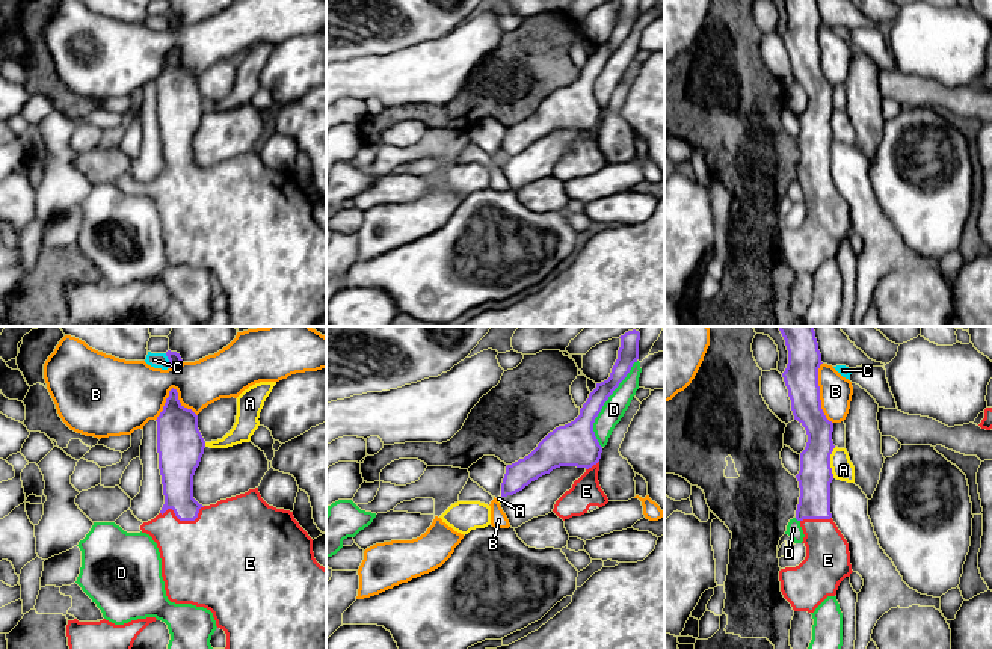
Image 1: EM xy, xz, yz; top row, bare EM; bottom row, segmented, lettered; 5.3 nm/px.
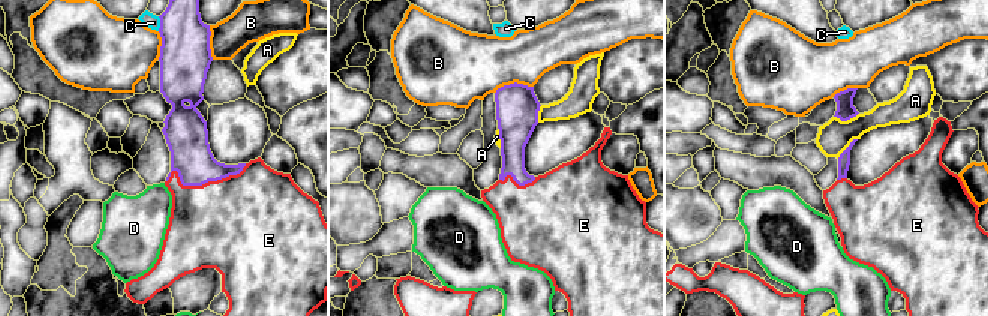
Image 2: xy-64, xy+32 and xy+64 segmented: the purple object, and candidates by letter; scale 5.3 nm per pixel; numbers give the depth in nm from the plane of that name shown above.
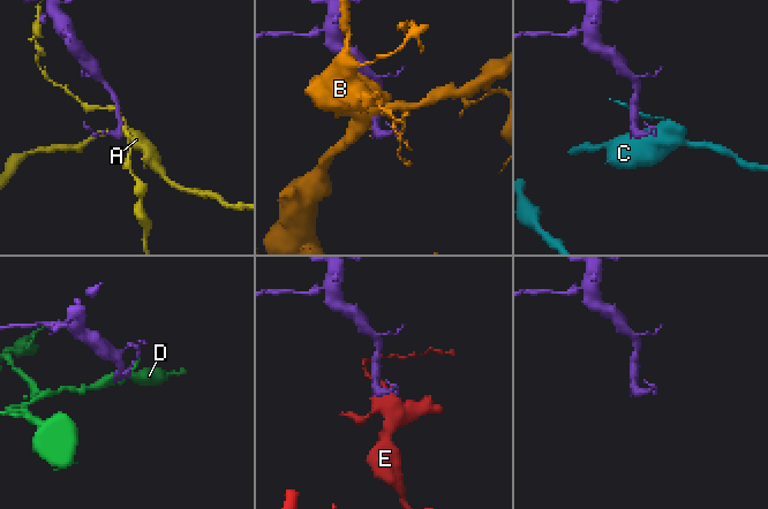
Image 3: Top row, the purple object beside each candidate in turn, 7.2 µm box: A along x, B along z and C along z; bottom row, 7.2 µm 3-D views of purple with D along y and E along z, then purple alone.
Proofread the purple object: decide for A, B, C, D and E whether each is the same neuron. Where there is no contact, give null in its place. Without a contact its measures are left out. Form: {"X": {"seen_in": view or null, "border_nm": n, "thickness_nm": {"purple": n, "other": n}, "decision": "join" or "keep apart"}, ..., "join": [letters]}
{"A": {"seen_in": "yz", "border_nm": 170, "thickness_nm": {"purple": 180, "other": 120}, "decision": "keep apart"}, "B": {"seen_in": "xy", "border_nm": 220, "thickness_nm": {"purple": 220, "other": 360}, "decision": "keep apart"}, "C": {"seen_in": "xy", "border_nm": 80, "thickness_nm": {"purple": 70, "other": 80}, "decision": "keep apart"}, "D": {"seen_in": "xz", "border_nm": 500, "thickness_nm": {"purple": 200, "other": 120}, "decision": "keep apart"}, "E": {"seen_in": "xy", "border_nm": 240, "thickness_nm": {"purple": 180, "other": 460}, "decision": "join"}, "join": ["E"]}

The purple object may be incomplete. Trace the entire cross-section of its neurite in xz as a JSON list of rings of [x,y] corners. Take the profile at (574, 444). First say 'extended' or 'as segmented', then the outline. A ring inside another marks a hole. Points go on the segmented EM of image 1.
extended; [[[633,329],[619,338],[621,347],[610,377],[596,383],[574,421],[556,427],[528,456],[506,466],[501,497],[522,491],[556,468],[577,466],[586,472],[556,501],[553,512],[565,521],[587,513],[590,506],[602,507],[608,503],[598,481],[602,447],[595,436],[593,423],[604,403],[637,362],[640,332]]]

